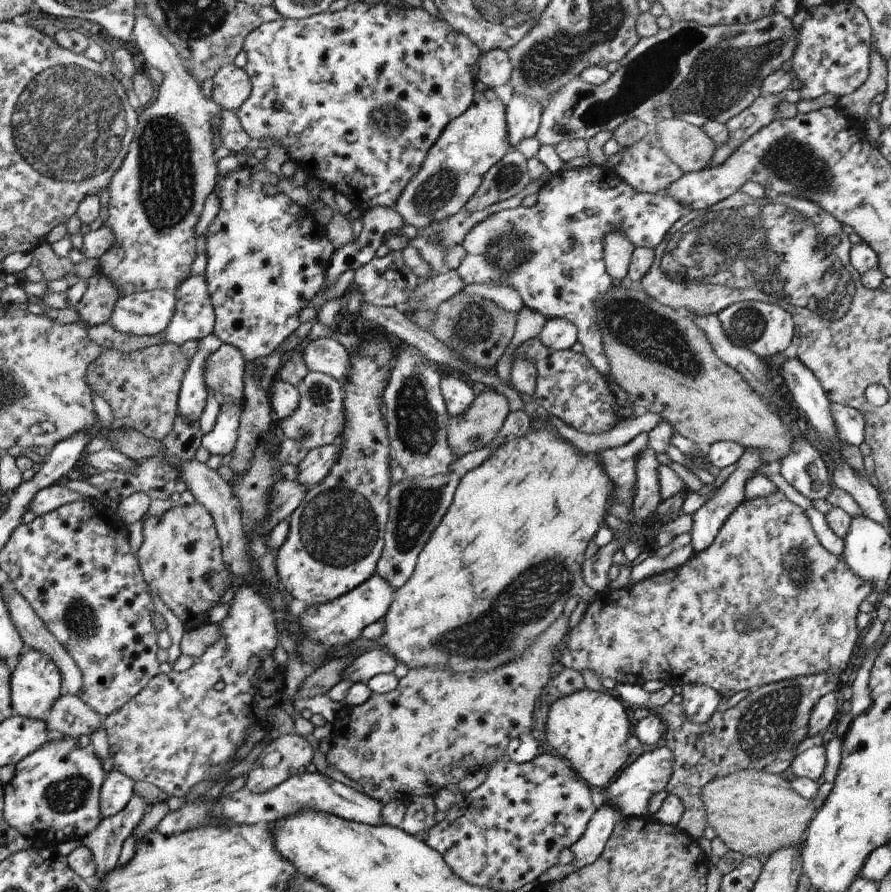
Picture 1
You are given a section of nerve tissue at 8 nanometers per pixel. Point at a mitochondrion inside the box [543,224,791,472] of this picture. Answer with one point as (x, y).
(654, 337)

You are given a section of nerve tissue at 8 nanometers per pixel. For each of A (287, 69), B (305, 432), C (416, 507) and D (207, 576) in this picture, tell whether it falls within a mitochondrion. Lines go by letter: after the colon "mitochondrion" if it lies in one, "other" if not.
A: other
B: mitochondrion
C: mitochondrion
D: mitochondrion

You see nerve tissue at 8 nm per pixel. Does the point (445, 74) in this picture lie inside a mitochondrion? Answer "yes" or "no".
no

